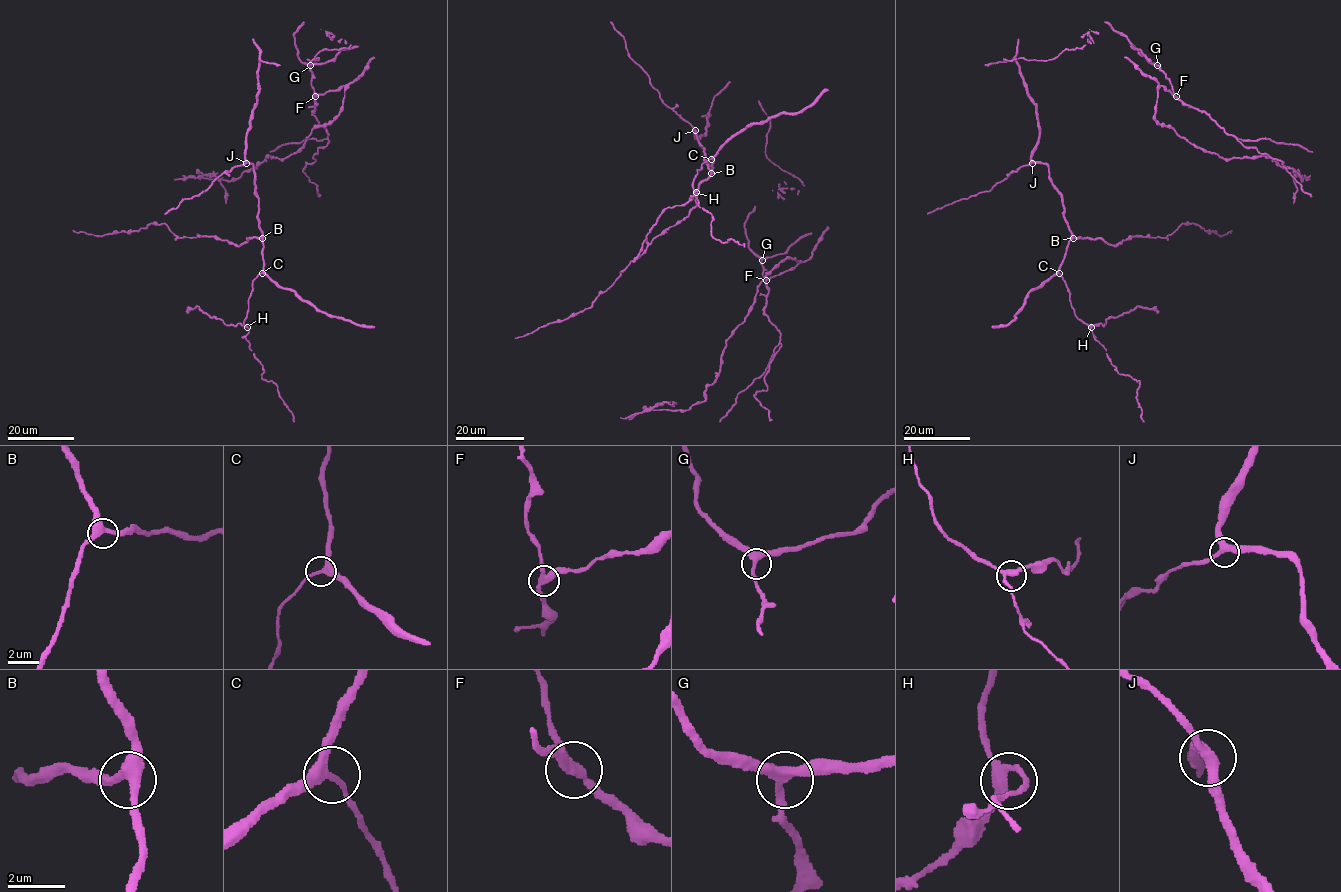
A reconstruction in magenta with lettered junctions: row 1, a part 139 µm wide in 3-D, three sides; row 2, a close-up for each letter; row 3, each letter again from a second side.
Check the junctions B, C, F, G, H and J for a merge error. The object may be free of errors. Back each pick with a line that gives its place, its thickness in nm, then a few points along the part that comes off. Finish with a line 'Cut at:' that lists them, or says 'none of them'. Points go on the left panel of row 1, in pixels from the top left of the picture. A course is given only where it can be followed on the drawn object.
F: at (315, 96); 280 nm thick; foreign part runs (315, 97), (343, 86), (343, 110), (298, 151), (269, 155), (229, 181), (203, 176), (216, 176), (226, 203)
Cut at: F

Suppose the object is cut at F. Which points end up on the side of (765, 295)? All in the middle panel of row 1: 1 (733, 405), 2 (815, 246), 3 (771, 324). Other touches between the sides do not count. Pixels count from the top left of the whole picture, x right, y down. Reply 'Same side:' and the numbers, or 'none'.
Same side: 1, 3

